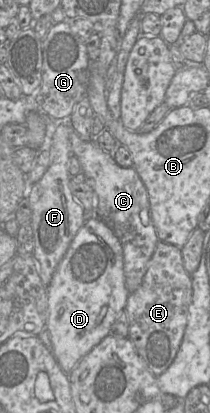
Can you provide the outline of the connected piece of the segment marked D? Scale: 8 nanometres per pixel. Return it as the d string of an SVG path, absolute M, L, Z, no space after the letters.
M100 218L87 220L73 238L47 287L51 351L66 374L111 334L119 314L125 312L129 294L119 239Z

